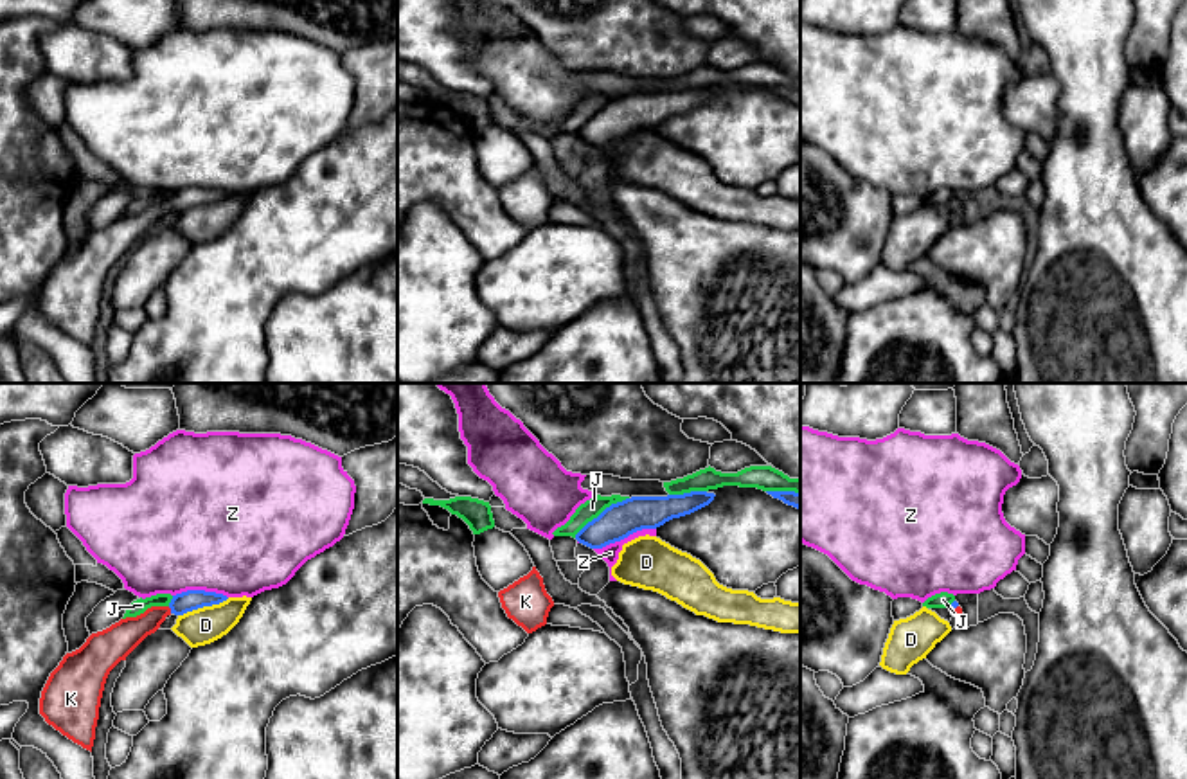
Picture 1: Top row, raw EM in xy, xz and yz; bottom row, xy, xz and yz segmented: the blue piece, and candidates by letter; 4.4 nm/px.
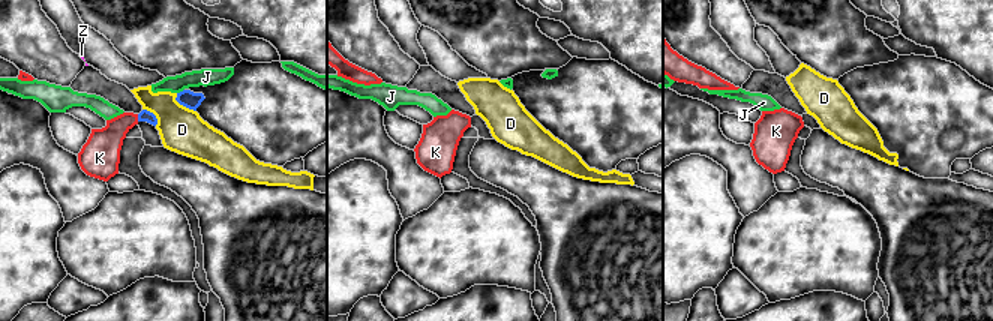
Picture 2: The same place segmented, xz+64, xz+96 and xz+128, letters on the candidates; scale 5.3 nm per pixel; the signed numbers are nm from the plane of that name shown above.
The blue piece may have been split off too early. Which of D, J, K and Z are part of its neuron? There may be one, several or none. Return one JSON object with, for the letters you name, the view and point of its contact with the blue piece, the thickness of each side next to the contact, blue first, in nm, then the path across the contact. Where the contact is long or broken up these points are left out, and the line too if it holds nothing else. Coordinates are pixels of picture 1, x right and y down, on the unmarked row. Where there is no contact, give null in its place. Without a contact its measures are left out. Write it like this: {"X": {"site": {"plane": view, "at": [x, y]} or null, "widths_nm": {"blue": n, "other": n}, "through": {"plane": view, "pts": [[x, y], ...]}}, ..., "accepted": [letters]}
{"K": {"site": {"plane": "xy", "at": [171, 207]}, "widths_nm": {"blue": 90, "other": 150}, "through": {"plane": "xy", "pts": [[191, 196], [171, 207], [157, 211], [123, 234]]}}, "accepted": ["K"]}

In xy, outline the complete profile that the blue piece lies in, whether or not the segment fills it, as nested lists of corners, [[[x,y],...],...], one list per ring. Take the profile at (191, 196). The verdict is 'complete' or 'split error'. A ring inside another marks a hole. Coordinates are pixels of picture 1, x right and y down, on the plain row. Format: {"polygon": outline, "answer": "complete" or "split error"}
{"polygon": [[[187,187],[173,193],[167,203],[151,203],[92,230],[86,239],[63,254],[50,270],[40,295],[40,311],[63,333],[92,349],[99,304],[110,268],[151,230],[167,212],[212,203],[228,194],[216,189]]], "answer": "split error"}

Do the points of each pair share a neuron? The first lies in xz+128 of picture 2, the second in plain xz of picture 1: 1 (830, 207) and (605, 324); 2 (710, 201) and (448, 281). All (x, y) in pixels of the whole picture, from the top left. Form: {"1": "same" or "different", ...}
{"1": "different", "2": "same"}

